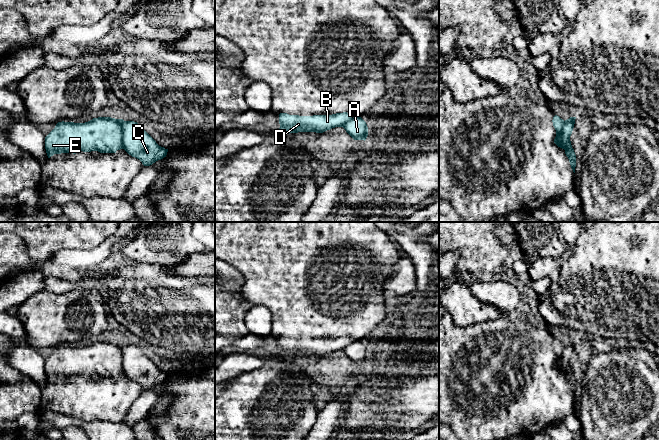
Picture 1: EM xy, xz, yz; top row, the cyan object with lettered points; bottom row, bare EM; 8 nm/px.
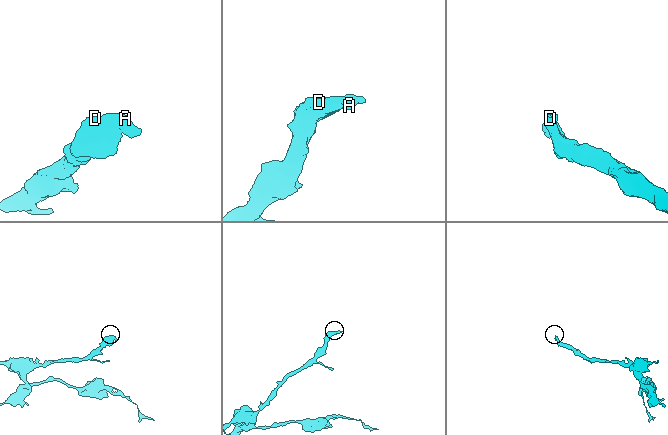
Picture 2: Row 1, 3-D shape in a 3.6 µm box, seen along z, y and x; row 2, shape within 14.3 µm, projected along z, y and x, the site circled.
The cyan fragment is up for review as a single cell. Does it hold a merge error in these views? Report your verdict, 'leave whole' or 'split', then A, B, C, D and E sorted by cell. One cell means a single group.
split; A C / B D E

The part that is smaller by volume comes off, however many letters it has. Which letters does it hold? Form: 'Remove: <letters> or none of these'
Remove: A, C

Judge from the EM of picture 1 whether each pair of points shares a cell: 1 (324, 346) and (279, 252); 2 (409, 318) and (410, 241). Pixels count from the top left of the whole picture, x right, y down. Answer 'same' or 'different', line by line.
1: same
2: same

